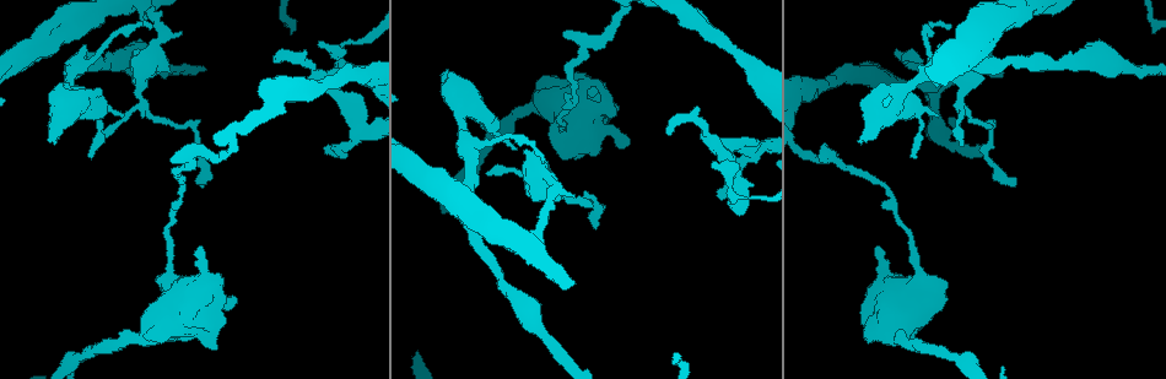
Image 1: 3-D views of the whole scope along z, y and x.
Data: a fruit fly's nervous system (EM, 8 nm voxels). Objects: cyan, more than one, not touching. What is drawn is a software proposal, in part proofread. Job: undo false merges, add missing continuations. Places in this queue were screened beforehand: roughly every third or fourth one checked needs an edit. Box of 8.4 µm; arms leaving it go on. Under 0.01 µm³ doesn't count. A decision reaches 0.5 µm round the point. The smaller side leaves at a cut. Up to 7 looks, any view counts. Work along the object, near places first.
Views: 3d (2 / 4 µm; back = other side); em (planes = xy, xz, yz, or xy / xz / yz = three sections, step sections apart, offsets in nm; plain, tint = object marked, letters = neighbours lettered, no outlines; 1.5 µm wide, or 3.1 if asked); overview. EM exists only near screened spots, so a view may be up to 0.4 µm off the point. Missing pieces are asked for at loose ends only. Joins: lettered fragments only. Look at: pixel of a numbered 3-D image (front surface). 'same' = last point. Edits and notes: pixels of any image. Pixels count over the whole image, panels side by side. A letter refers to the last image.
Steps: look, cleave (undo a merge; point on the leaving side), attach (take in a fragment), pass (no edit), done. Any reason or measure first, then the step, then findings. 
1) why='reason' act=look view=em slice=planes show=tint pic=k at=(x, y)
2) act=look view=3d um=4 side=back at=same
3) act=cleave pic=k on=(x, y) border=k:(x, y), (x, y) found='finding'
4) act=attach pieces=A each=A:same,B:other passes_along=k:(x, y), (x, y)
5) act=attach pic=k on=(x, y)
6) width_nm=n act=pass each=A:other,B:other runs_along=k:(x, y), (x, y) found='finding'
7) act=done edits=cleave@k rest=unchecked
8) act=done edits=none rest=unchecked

why='branch stops here' act=look view=em slice=xz step=4 show=tint pic=1 at=(860, 140)

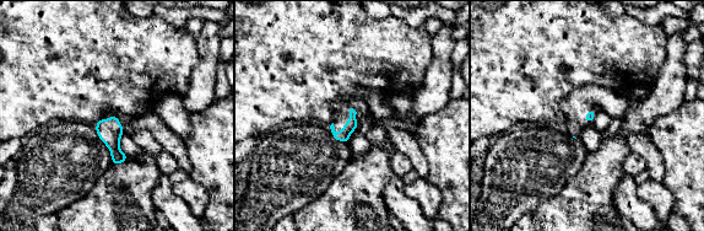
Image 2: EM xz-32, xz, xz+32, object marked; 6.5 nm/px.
why='cut it another way' act=look view=em slice=planes show=letters at=same

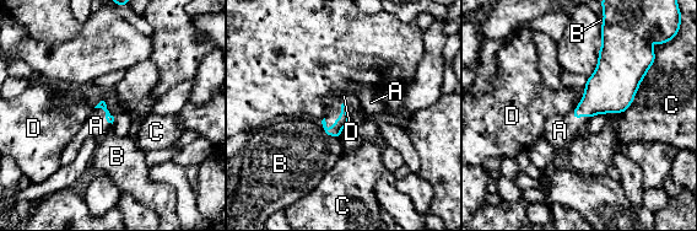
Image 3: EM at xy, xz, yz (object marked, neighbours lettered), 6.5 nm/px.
act=attach pieces=A each=A:same,B:other,C:other,D:other found='the neuron continues'

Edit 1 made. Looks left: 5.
act=look view=overview

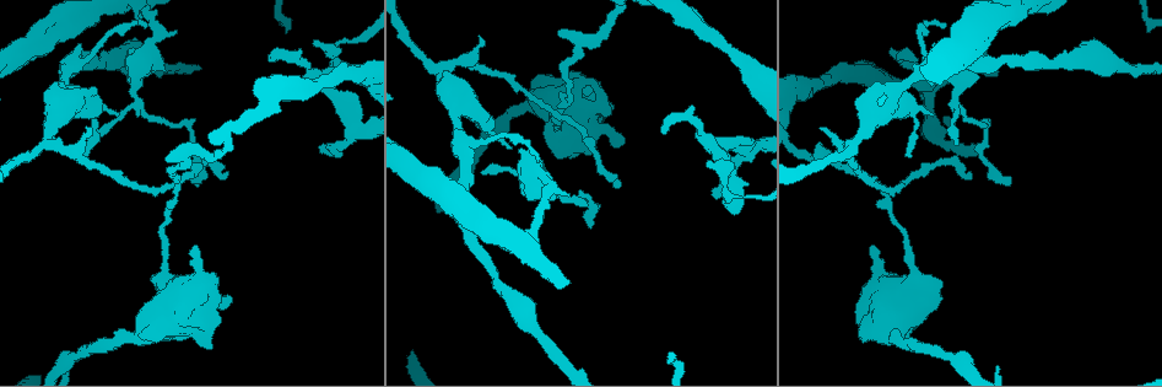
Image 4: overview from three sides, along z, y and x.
why='branch point' act=look view=em slice=planes show=plain pic=4 at=(575, 52)

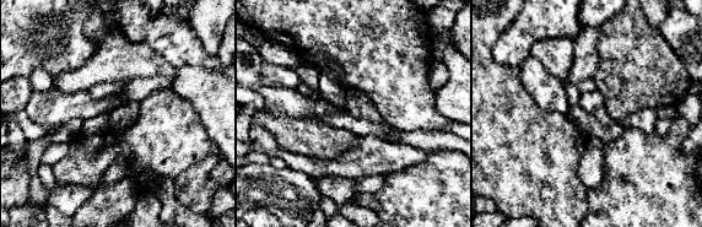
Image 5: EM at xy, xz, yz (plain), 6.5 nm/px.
act=look view=em slice=planes show=letters at=same

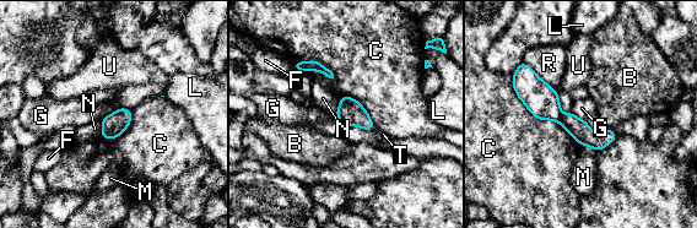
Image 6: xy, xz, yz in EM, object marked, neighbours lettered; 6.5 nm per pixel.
width_nm=140 act=cleave pic=6 on=(541, 99) each=B:other,C:other,F:other,G:other,L:other,M:other,N:other,R:other,T:other,U:other border=6:(563, 114), (558, 121) found='a second neuron is stuck on'

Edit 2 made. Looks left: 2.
act=done edits=attach@3,cleave@6 rest=unchecked

